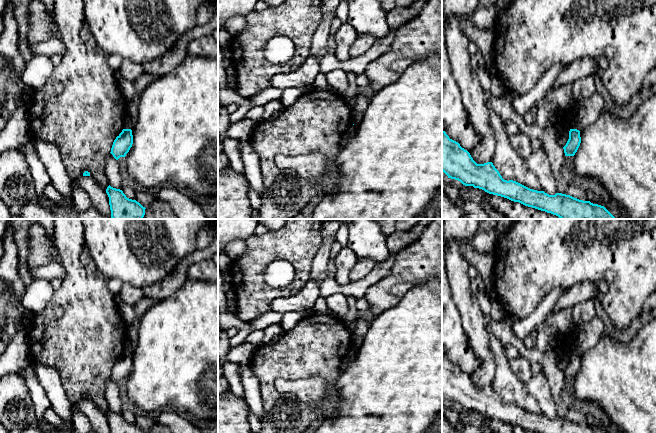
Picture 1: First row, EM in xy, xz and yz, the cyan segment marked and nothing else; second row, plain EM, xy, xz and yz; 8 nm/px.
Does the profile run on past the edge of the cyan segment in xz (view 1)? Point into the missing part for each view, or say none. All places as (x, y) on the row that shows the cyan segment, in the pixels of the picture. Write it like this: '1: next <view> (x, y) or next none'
1: next none

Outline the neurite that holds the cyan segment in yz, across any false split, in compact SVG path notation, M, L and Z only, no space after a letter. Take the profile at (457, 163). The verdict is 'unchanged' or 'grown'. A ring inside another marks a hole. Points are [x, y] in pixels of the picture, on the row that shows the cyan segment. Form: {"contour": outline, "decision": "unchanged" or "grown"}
{"contour": "M442 130L442 171L448 178L460 181L465 186L473 186L485 192L519 202L558 216L560 219L616 219L604 206L583 201L570 195L556 193L549 195L544 191L530 189L516 181L504 180L492 162L477 164L470 153Z", "decision": "unchanged"}

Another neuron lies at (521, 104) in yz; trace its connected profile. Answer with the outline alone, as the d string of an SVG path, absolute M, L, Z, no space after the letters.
M555 64L551 66L538 80L535 87L523 96L519 96L511 101L513 110L520 116L531 109L533 106L539 105L546 92L551 88L554 80L559 73L566 69L569 64Z

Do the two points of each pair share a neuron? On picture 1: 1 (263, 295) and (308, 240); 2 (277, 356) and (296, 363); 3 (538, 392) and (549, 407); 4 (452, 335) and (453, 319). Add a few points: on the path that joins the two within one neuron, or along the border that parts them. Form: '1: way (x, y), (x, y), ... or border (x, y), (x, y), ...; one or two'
1: way (258, 275), (258, 266), (279, 245), (288, 243); one
2: way (282, 359), (291, 359); one
3: way (542, 396), (546, 403); one
4: way (452, 331), (452, 323); one

